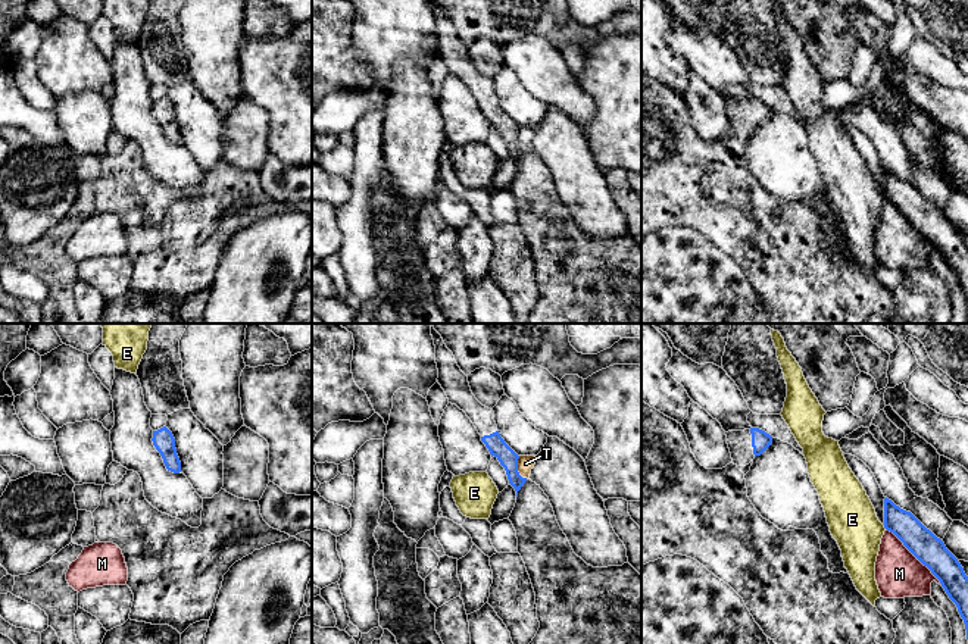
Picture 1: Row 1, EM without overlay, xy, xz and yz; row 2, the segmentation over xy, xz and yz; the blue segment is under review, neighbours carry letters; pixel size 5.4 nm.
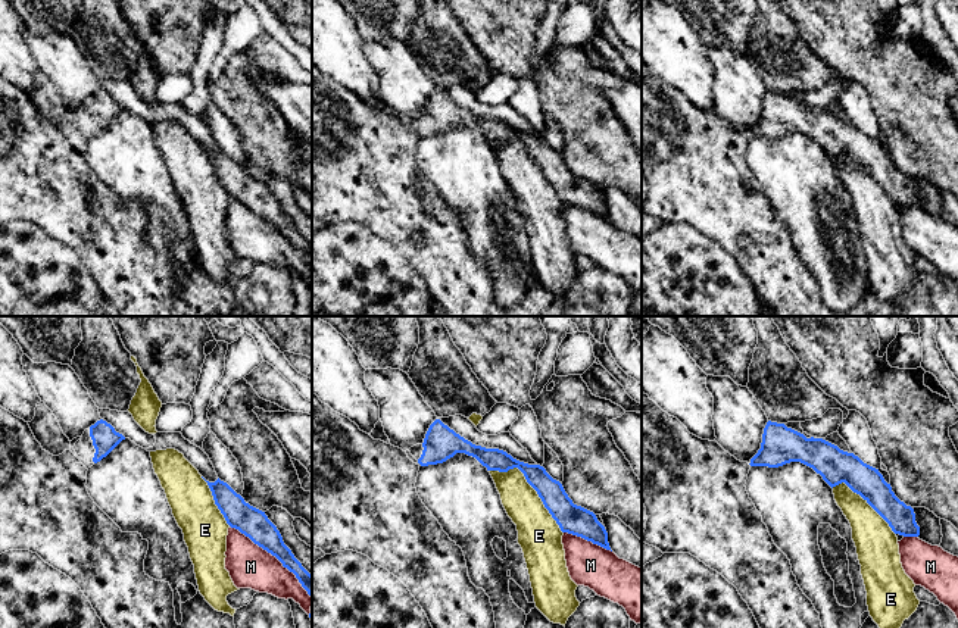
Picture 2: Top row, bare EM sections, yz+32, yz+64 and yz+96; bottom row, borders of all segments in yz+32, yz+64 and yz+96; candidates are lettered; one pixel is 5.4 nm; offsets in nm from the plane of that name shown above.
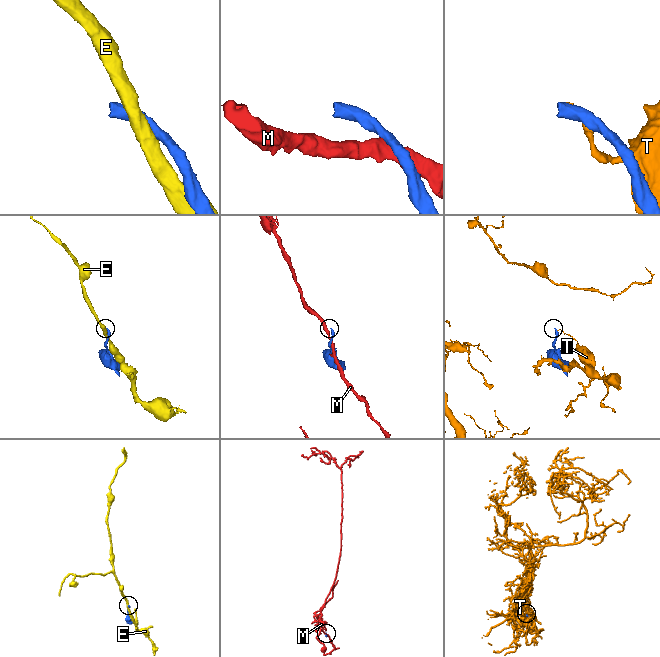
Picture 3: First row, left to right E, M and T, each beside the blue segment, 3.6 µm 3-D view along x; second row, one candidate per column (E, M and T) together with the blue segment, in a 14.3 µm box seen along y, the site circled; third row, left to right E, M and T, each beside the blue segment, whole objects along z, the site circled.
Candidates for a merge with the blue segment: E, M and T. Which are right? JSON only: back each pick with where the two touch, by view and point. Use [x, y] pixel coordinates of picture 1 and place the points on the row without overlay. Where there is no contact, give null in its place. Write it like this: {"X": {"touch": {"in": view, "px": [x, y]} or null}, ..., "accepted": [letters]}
{"accepted": []}

